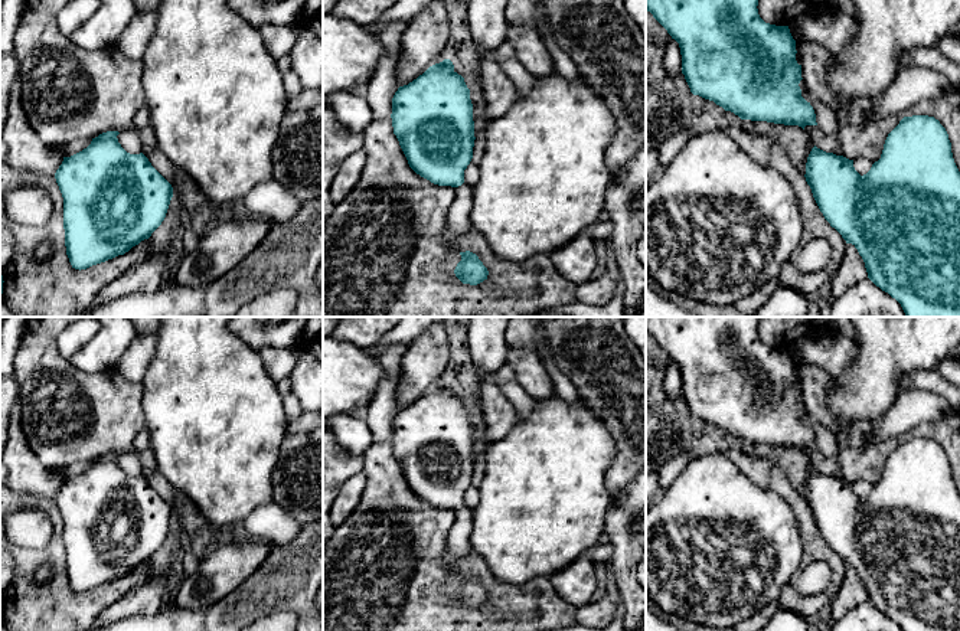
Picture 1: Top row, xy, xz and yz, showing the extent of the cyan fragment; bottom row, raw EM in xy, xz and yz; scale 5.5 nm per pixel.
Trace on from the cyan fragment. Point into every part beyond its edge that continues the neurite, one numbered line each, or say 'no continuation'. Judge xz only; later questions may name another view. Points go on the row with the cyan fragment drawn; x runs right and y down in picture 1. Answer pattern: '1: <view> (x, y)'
1: xz (459, 225)

